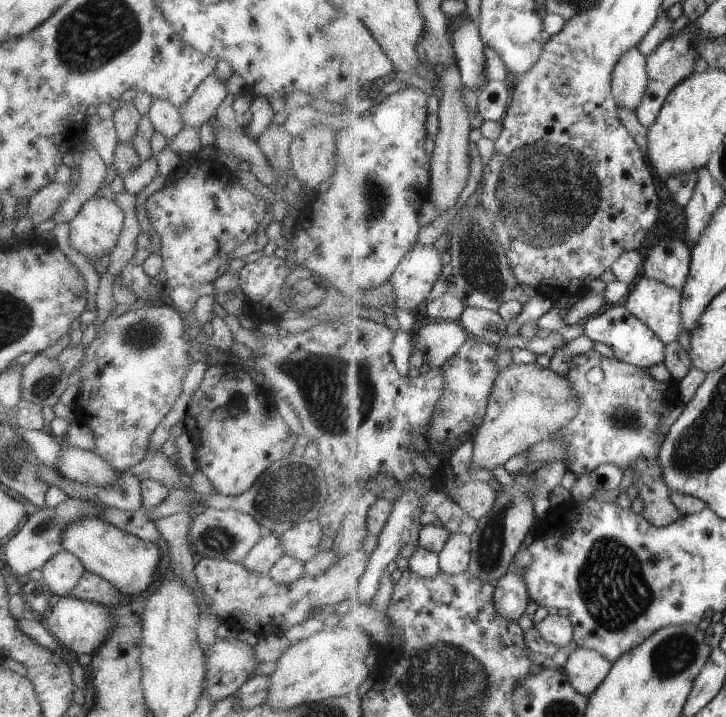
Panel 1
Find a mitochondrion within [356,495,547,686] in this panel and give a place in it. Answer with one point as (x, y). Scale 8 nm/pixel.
(491, 539)

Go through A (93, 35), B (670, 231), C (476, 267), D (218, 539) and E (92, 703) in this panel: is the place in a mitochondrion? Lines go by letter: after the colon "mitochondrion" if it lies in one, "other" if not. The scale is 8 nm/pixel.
A: mitochondrion
B: other
C: mitochondrion
D: mitochondrion
E: other

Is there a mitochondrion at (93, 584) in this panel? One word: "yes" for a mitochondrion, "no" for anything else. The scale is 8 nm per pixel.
no

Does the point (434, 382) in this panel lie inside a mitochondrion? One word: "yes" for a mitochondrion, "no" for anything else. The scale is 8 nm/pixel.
no

